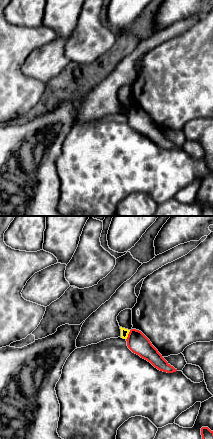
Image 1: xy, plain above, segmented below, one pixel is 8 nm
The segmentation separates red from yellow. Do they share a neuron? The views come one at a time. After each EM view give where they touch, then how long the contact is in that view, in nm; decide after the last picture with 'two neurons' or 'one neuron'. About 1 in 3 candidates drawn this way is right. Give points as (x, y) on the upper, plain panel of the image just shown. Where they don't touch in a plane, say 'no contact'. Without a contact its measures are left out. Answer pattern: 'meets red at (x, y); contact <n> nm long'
meets red at (128, 111); contact 90 nm long

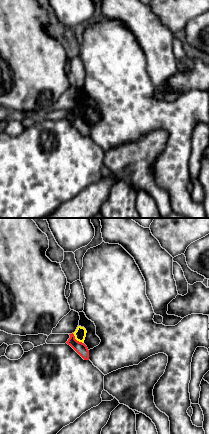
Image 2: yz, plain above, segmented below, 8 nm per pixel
meets red at (76, 116); contact 130 nm long

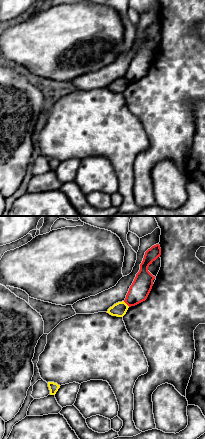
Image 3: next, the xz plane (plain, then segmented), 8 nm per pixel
meets red at (126, 79); contact 70 nm long

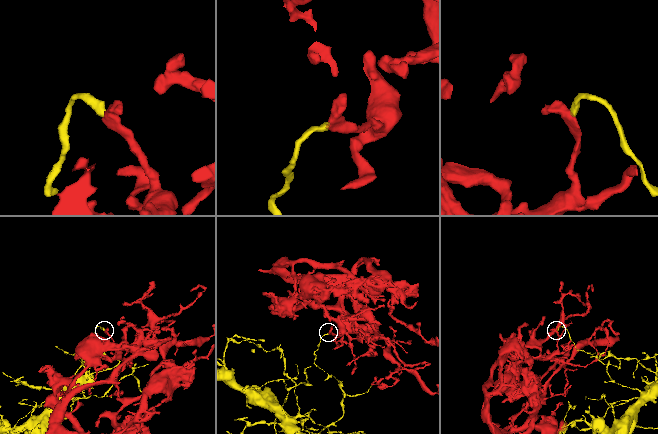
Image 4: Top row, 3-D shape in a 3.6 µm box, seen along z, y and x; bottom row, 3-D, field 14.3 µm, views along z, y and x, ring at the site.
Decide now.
two neurons

